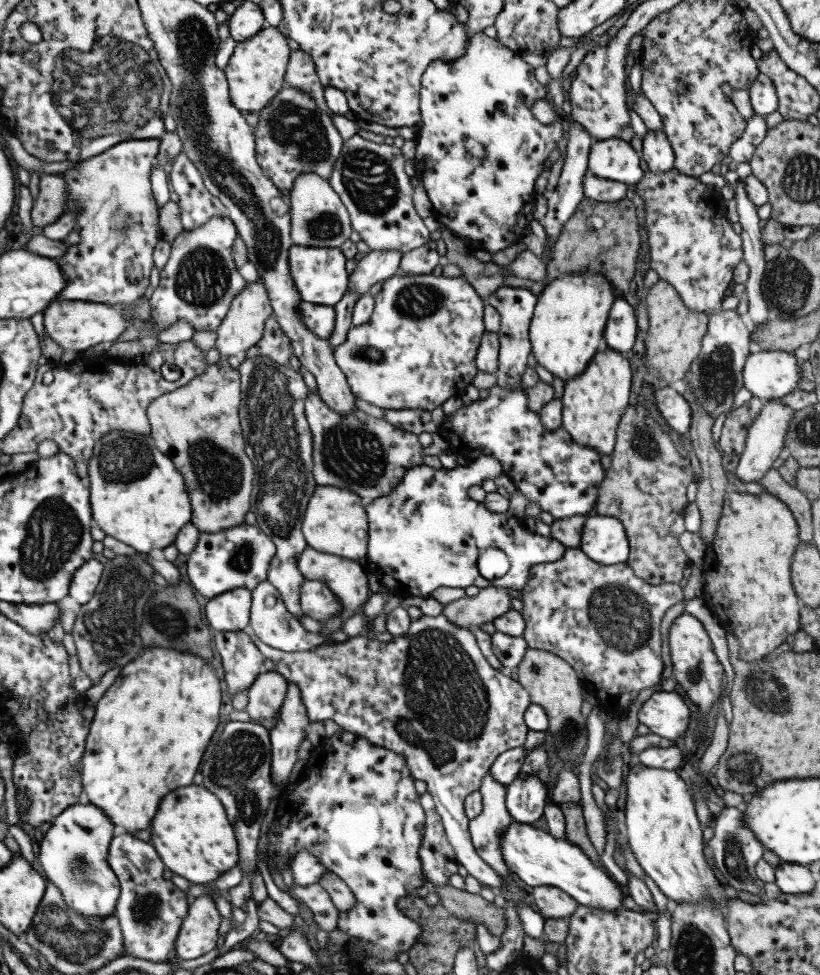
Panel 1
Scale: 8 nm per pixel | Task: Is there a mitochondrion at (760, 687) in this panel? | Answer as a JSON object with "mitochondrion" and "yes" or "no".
{"mitochondrion":"yes"}

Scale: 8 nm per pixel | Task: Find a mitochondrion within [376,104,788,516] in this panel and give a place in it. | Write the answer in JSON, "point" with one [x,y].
{"point":[717,373]}

